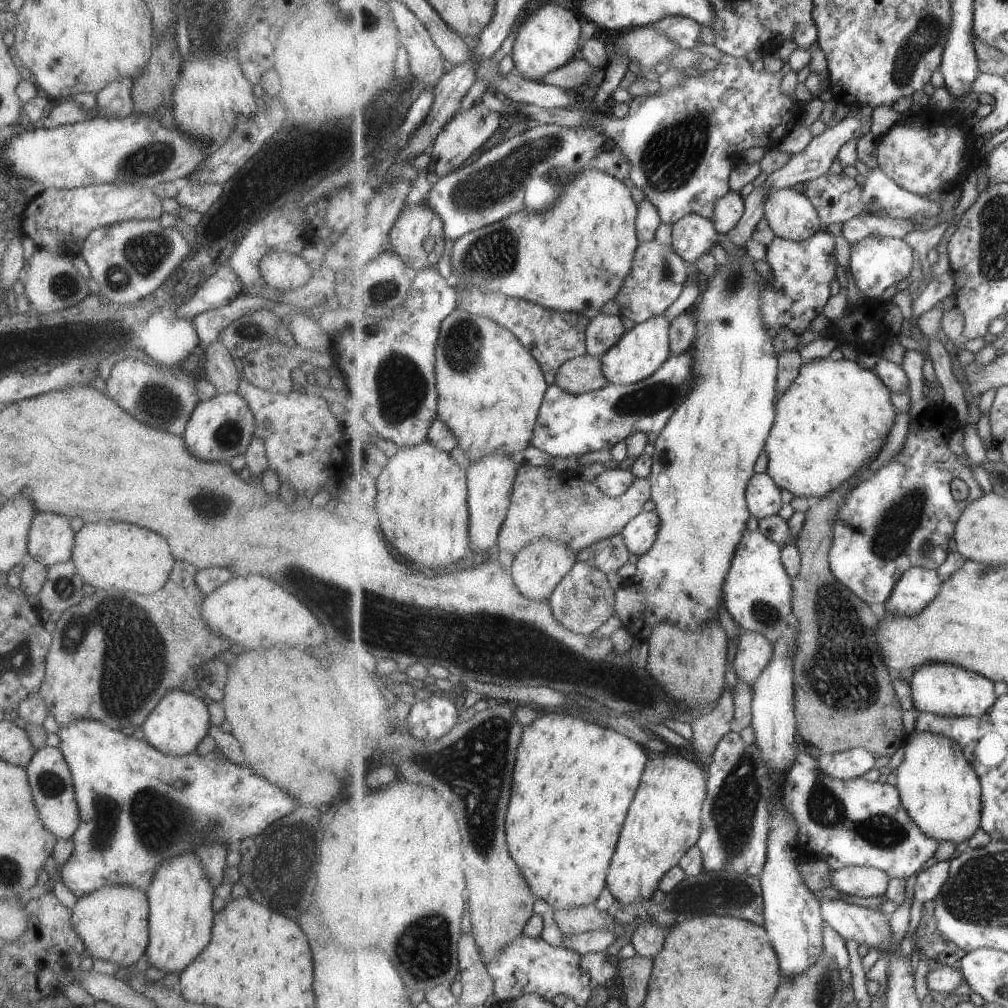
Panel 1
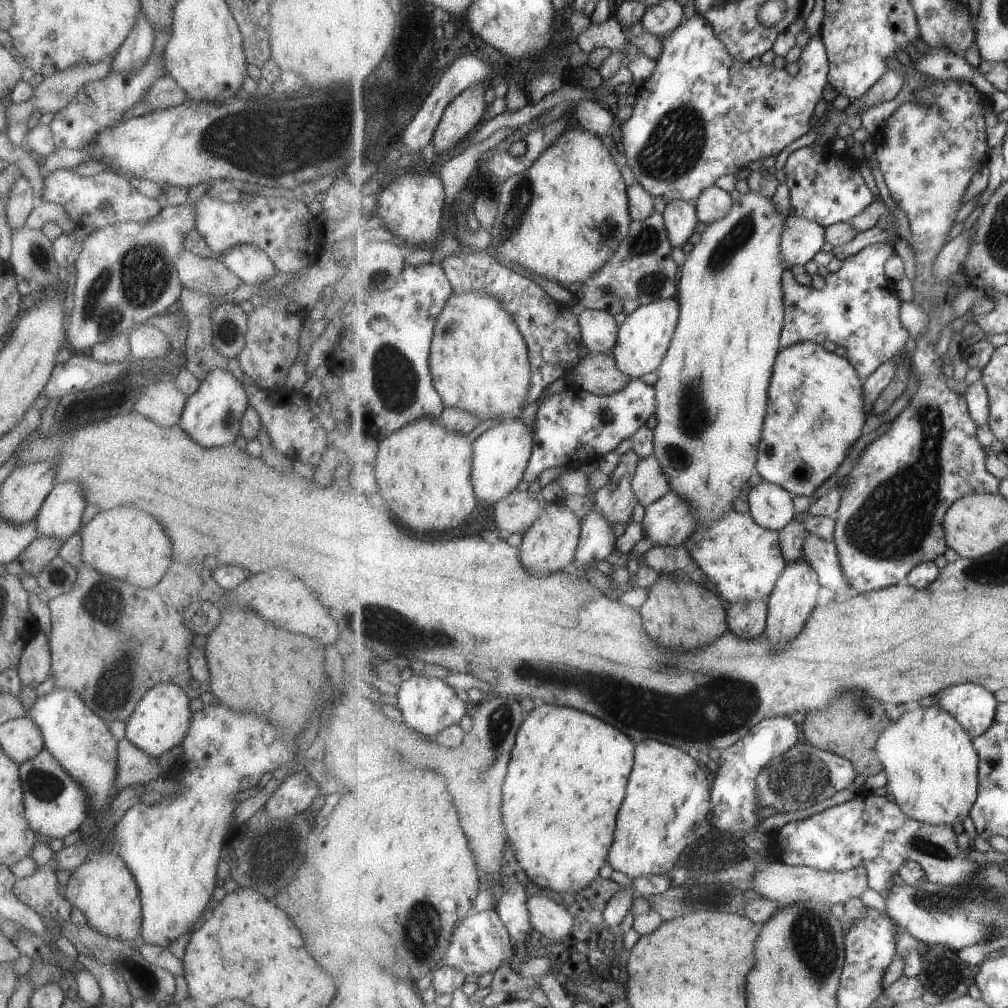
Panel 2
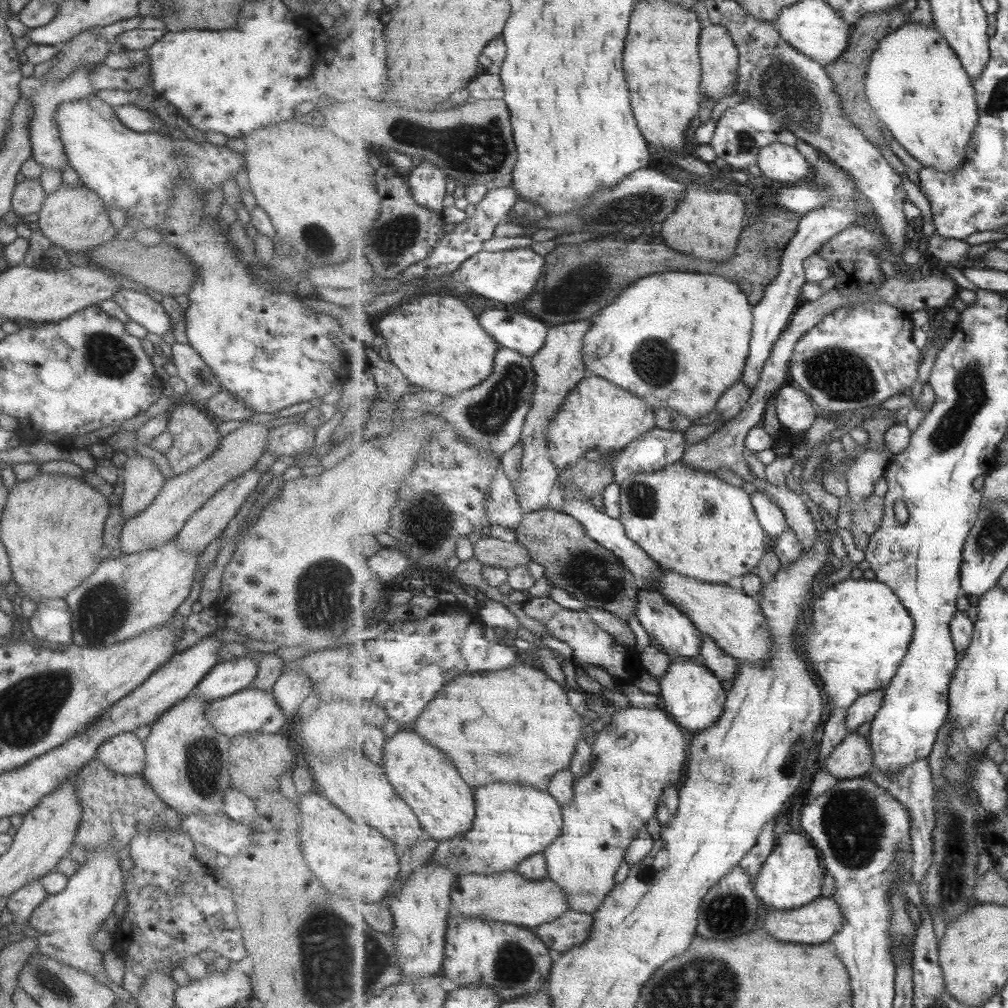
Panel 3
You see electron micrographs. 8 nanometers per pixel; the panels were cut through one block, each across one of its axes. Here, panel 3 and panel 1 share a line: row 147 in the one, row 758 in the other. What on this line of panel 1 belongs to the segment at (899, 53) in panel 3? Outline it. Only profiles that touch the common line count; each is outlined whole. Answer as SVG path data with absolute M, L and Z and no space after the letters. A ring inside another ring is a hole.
M910 731L904 744L904 759L896 769L896 786L901 792L903 806L929 838L955 845L969 840L981 828L983 816L982 782L980 774L969 762L961 744L933 732Z

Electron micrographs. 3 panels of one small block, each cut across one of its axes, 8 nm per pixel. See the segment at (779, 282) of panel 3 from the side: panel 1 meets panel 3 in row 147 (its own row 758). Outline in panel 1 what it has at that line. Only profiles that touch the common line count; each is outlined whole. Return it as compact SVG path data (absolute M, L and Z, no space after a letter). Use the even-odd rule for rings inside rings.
M799 753L795 766L789 770L789 774L787 774L785 782L783 782L783 806L785 806L785 810L793 816L795 826L797 826L797 830L799 830L799 836L797 836L797 840L799 840L799 842L797 842L799 855L809 856L811 861L823 860L823 862L829 862L829 868L833 871L845 868L846 866L877 867L883 870L883 872L887 872L887 876L890 876L891 879L911 878L911 876L917 874L917 872L923 868L923 864L925 864L929 858L933 858L933 856L937 854L937 850L939 850L939 841L929 838L913 820L913 817L908 813L905 806L903 806L901 792L897 786L888 783L881 784L881 782L878 781L871 782L862 777L853 780L839 780L839 778L831 778L831 776L827 776L827 774L823 774L823 772L819 774L817 770L817 758L814 759L809 754Z

